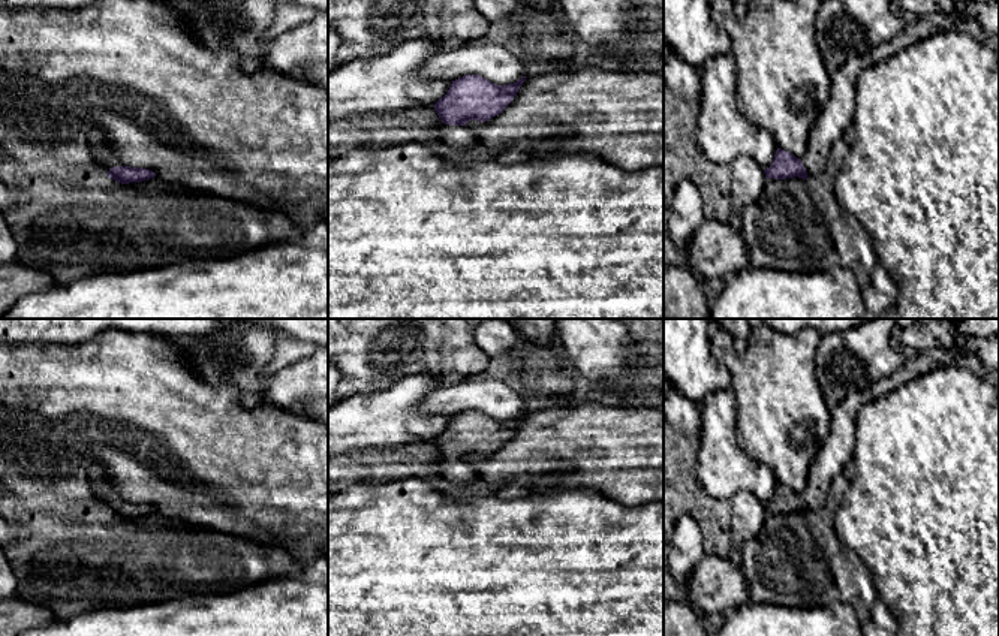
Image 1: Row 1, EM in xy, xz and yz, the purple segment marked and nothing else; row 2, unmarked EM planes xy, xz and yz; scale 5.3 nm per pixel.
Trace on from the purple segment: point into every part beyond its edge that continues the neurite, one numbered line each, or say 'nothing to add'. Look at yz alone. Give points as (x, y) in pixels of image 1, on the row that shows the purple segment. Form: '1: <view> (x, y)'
1: yz (836, 117)

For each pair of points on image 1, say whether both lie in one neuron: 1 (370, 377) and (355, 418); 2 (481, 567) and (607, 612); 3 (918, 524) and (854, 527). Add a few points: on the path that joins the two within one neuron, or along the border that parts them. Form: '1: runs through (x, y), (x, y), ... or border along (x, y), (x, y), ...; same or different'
1: border along (397, 380), (369, 392), (355, 392), (343, 400); different
2: runs through (512, 599), (547, 602), (557, 612), (575, 612); same
3: runs through (902, 524), (870, 524); same

